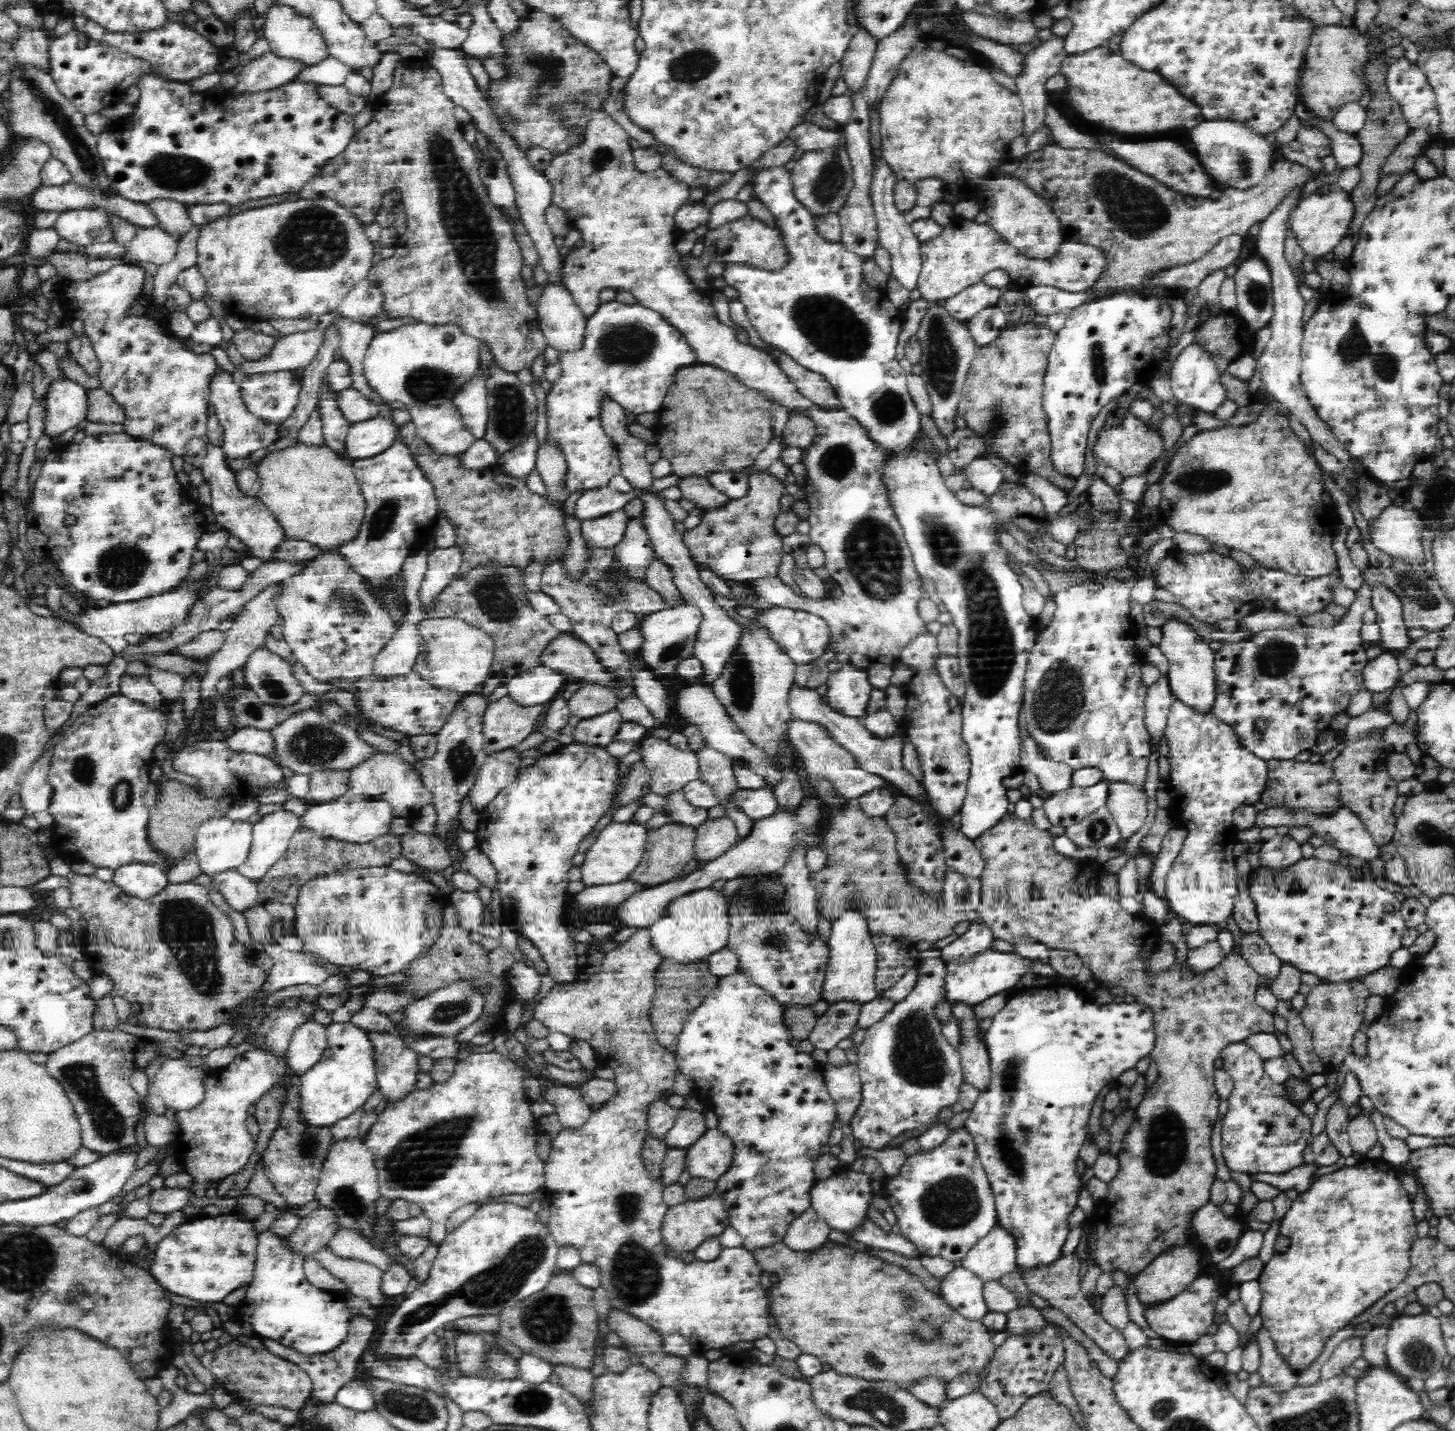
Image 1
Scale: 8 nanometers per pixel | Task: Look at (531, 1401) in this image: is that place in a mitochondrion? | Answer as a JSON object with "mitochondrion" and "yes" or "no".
{"mitochondrion":"yes"}

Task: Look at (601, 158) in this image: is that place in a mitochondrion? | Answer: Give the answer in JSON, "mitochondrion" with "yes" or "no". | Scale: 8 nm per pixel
{"mitochondrion":"yes"}

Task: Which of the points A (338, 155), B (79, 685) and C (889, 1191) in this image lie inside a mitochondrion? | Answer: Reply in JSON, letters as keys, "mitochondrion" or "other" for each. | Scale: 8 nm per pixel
{"A":"other","B":"other","C":"other"}

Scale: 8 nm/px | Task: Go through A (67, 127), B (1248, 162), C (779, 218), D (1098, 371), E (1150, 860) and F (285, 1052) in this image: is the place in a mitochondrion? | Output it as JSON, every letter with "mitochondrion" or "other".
{"A":"mitochondrion","B":"mitochondrion","C":"other","D":"mitochondrion","E":"other","F":"other"}

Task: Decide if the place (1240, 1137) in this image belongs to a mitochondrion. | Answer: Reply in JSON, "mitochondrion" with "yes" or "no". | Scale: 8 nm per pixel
{"mitochondrion":"no"}

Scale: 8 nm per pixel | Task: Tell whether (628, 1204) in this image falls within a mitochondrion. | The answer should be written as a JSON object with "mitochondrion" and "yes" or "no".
{"mitochondrion":"yes"}

